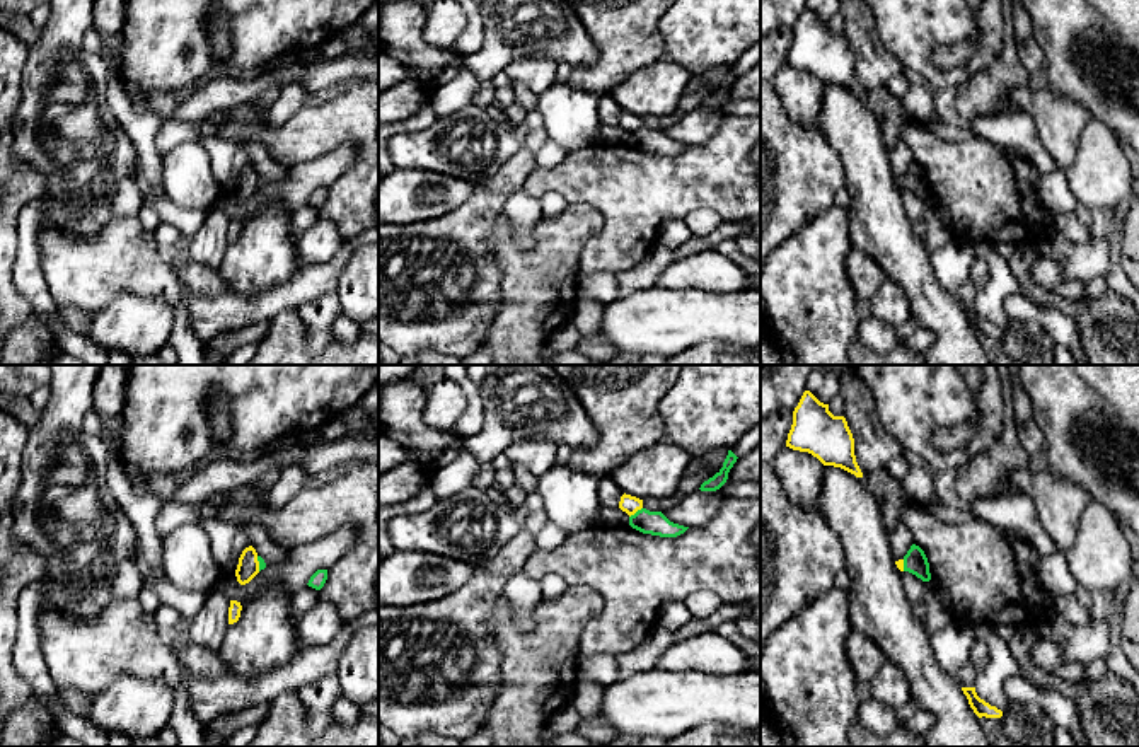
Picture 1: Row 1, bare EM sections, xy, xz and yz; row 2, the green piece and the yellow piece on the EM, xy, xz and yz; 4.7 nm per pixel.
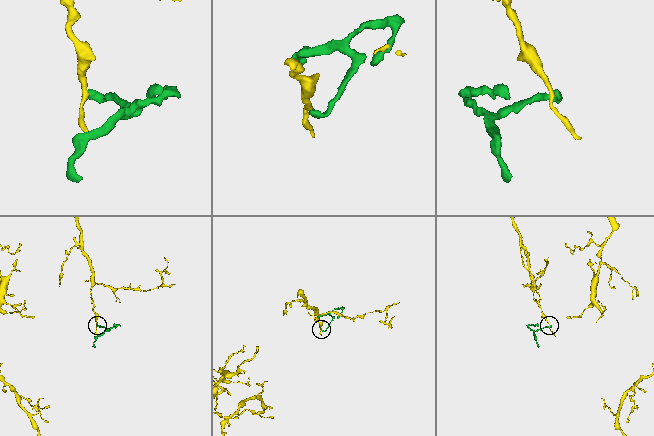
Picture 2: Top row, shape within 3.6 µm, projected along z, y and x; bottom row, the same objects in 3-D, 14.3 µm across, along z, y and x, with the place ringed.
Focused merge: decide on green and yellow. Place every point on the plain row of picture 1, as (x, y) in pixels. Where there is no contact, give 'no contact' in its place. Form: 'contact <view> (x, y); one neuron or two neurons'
contact xz (636, 130); two neurons

